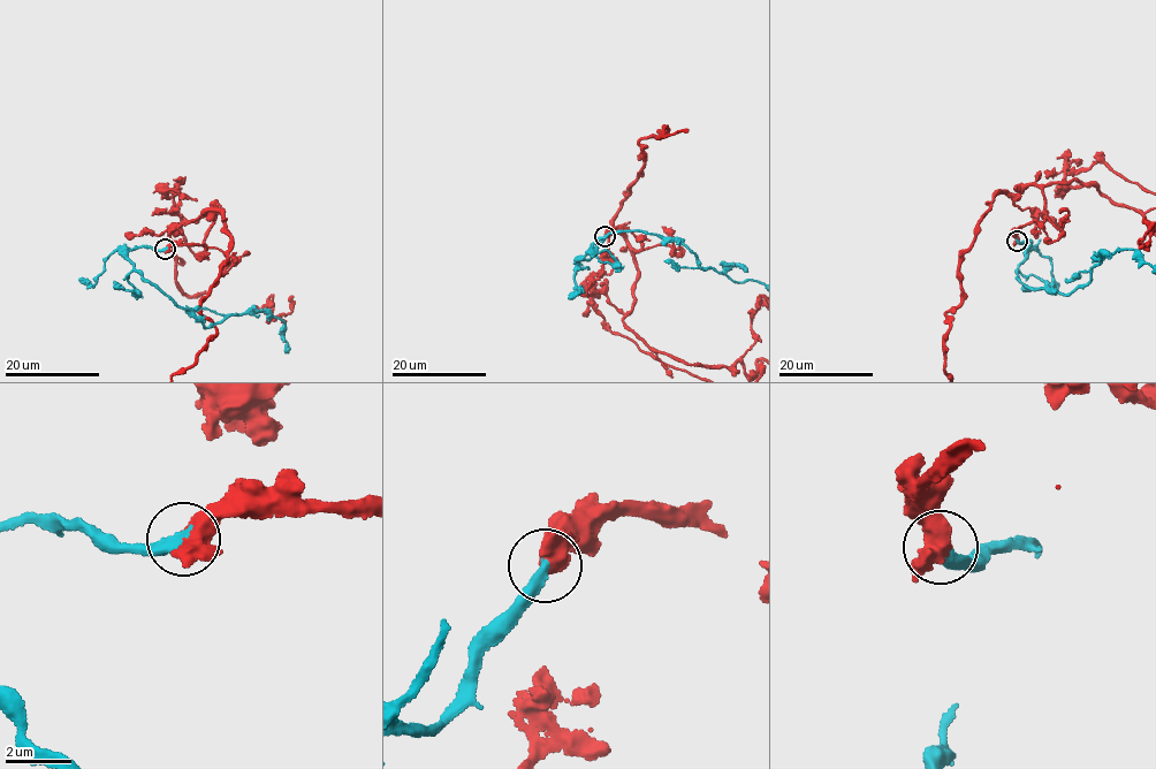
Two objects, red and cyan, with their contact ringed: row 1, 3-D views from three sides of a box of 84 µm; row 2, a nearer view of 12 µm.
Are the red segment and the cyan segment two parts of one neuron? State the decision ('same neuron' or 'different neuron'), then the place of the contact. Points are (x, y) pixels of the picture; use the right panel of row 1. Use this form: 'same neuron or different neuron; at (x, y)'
same neuron; at (1017, 241)

